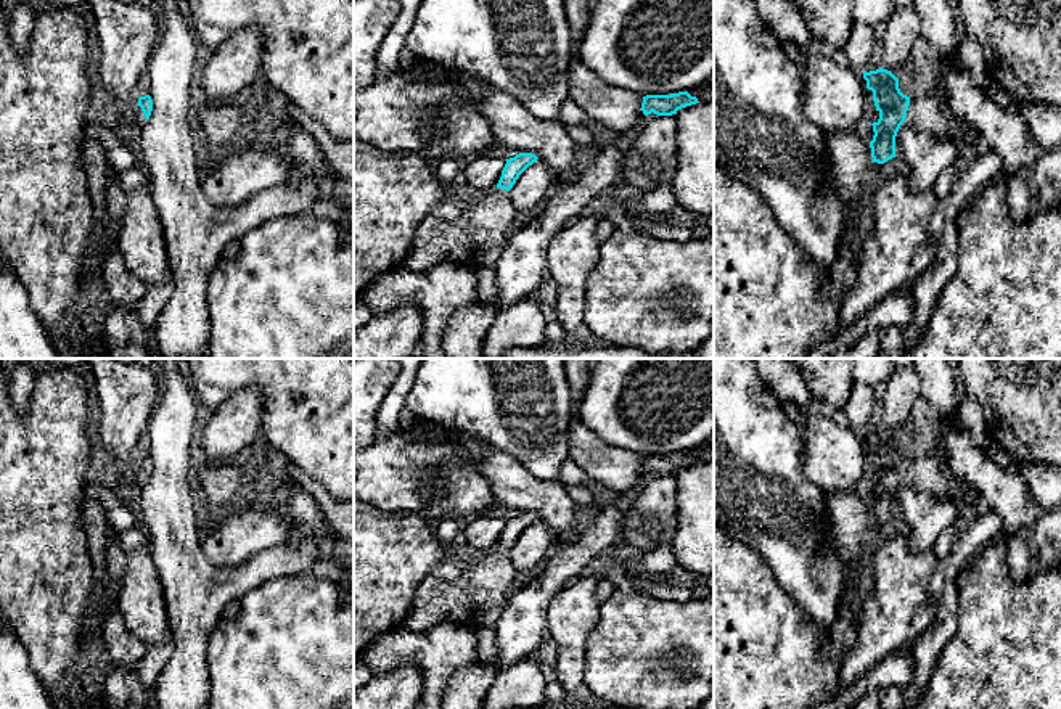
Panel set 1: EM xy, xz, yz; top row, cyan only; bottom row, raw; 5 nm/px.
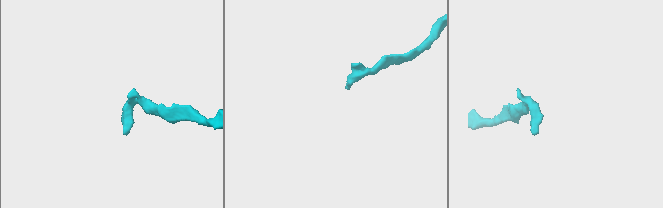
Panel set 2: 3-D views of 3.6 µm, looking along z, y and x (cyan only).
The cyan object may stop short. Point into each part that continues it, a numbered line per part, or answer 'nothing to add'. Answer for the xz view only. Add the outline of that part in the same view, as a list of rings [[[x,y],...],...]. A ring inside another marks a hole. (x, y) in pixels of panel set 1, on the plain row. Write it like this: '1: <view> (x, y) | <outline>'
1: xz (476, 598) | [[[495,547],[481,553],[458,579],[428,576],[415,590],[402,625],[415,632],[445,622],[495,629],[516,574],[510,553]]]

